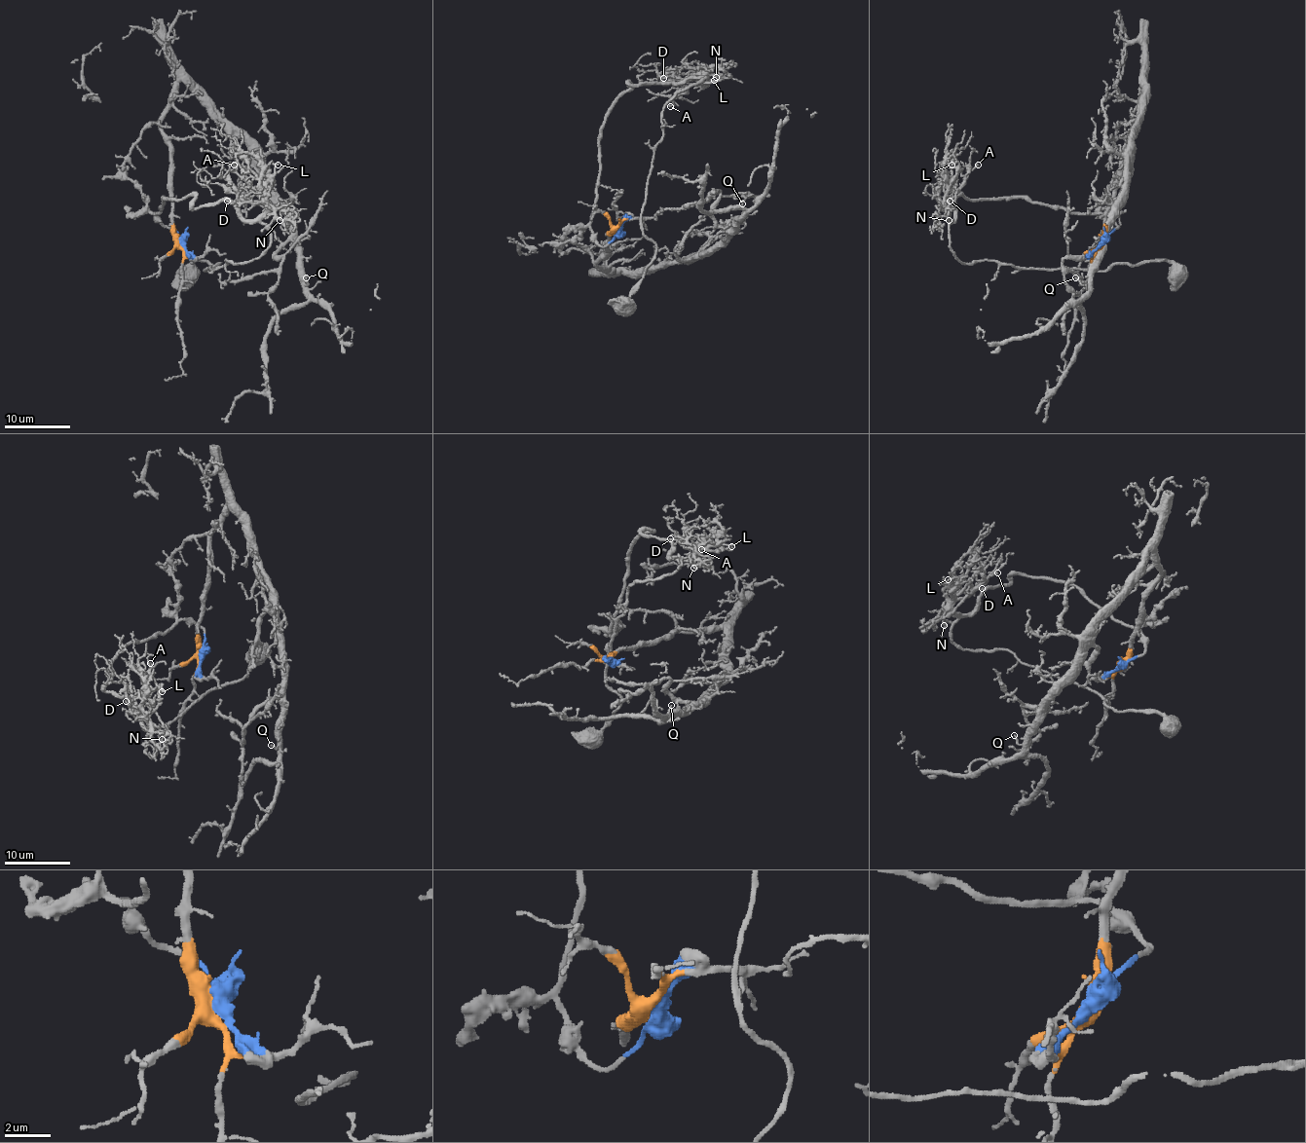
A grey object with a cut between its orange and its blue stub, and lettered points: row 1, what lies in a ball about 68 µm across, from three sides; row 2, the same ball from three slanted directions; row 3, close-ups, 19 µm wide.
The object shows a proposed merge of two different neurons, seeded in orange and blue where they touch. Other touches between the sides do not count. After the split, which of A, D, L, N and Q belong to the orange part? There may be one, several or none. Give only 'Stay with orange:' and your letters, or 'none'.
Stay with orange: Q

